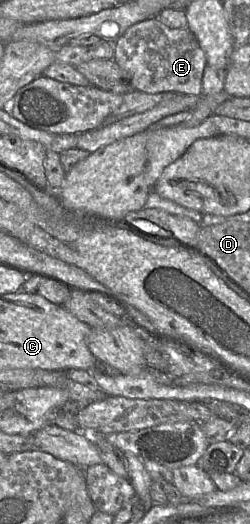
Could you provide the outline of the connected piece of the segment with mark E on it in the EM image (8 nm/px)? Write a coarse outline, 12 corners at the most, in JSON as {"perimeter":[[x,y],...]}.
{"perimeter":[[153,17],[114,42],[133,90],[201,95],[206,55]]}

